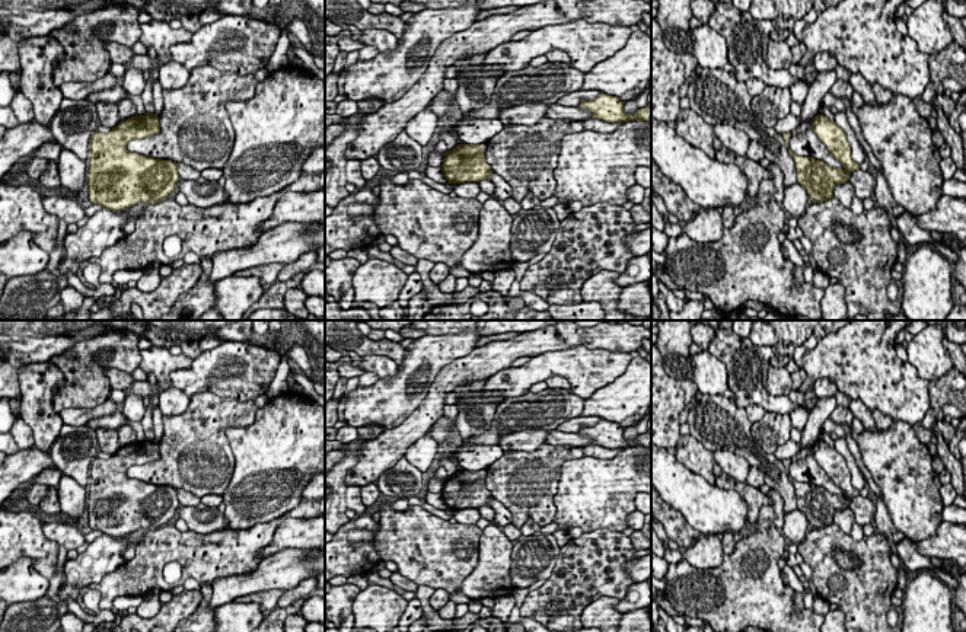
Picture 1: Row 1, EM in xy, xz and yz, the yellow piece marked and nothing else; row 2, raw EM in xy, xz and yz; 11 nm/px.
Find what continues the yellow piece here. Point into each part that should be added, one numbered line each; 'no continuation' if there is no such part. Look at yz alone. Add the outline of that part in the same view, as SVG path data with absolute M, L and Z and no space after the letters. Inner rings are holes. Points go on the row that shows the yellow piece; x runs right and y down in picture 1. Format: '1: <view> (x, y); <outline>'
no continuation

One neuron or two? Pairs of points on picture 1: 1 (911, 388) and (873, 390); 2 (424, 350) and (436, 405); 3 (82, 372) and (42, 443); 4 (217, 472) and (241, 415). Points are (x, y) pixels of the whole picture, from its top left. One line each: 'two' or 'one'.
1: one
2: two
3: two
4: one

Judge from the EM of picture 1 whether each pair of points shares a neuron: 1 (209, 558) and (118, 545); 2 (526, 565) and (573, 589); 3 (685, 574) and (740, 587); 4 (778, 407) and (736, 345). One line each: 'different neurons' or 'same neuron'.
1: different neurons
2: different neurons
3: same neuron
4: same neuron

